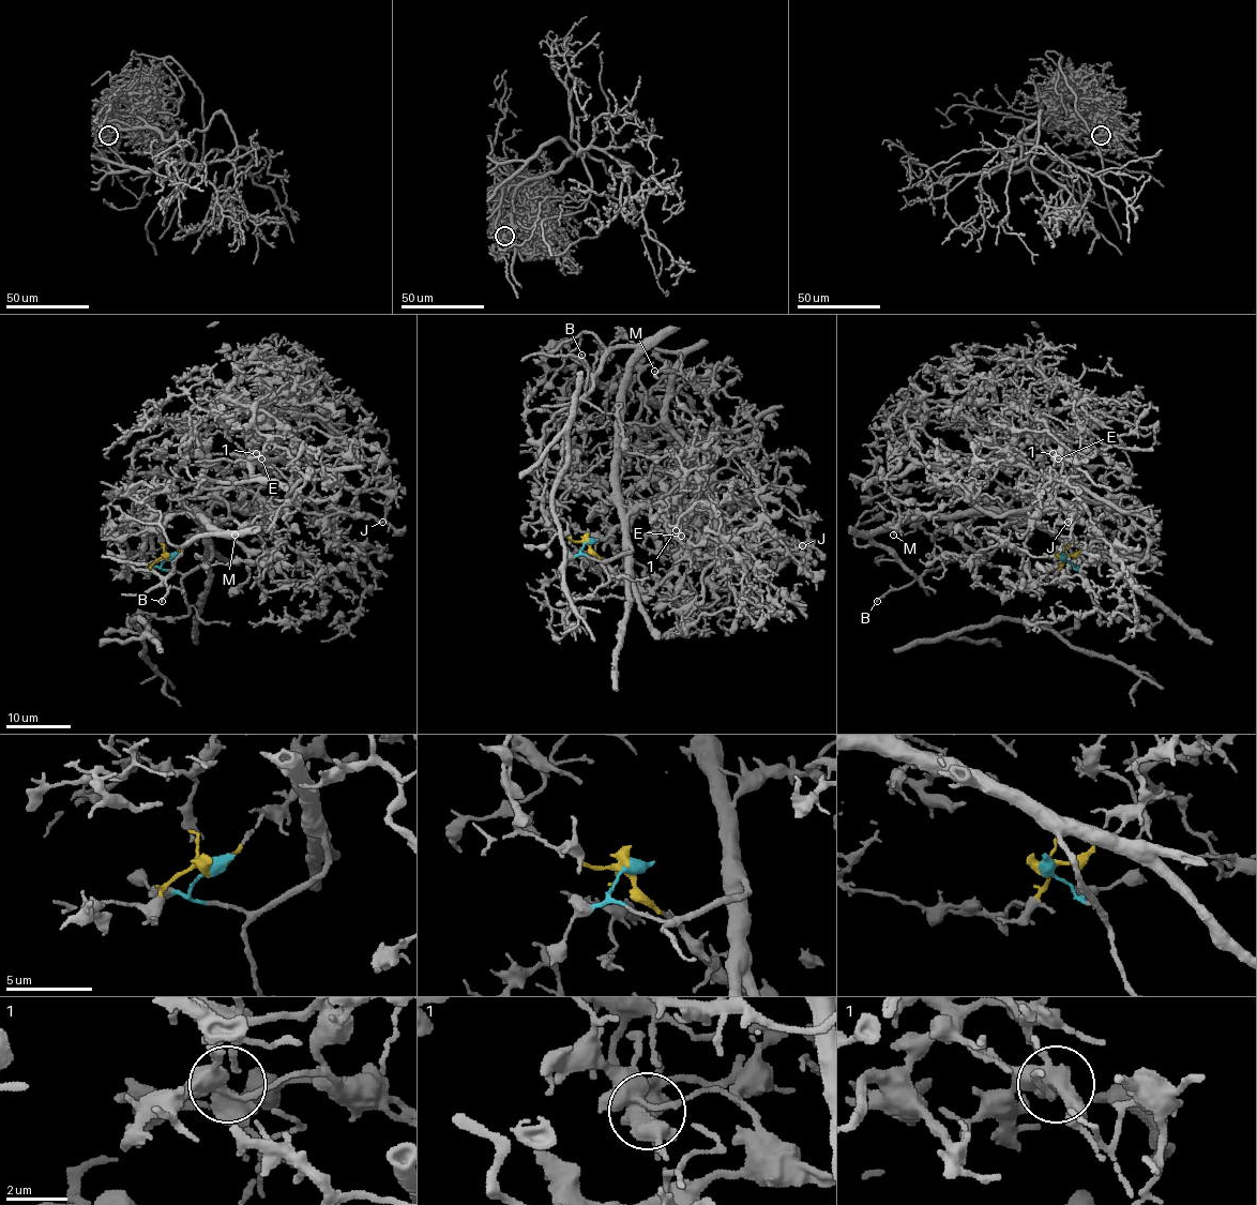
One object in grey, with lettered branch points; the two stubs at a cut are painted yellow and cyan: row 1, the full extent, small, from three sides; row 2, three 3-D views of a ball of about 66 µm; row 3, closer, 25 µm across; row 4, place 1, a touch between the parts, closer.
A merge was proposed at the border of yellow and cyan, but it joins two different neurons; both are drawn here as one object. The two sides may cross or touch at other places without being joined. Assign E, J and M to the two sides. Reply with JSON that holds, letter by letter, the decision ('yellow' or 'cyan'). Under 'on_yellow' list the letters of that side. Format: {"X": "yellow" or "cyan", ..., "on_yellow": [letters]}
{"E": "yellow", "J": "yellow", "M": "yellow", "on_yellow": ["E", "J", "M"]}

